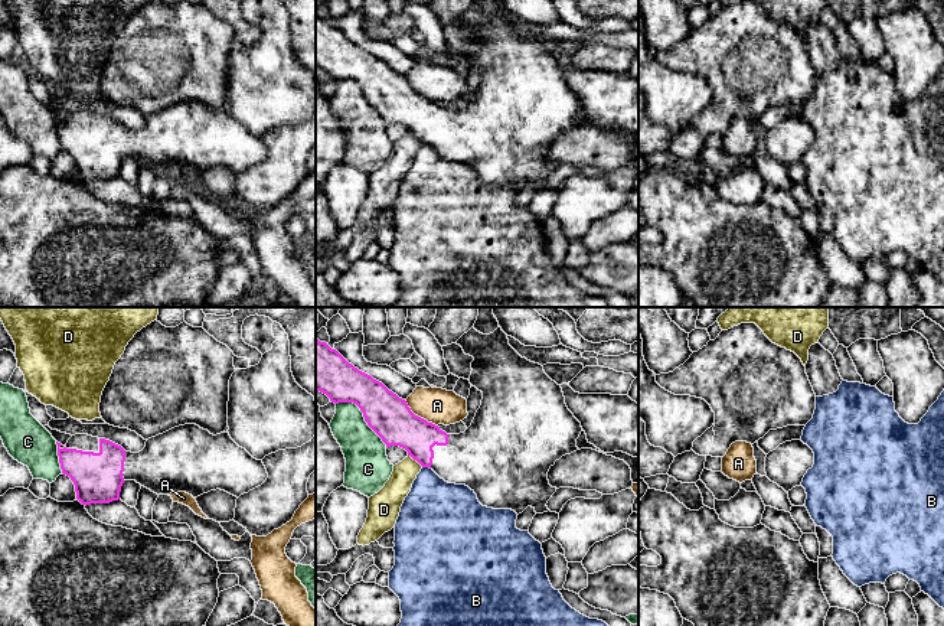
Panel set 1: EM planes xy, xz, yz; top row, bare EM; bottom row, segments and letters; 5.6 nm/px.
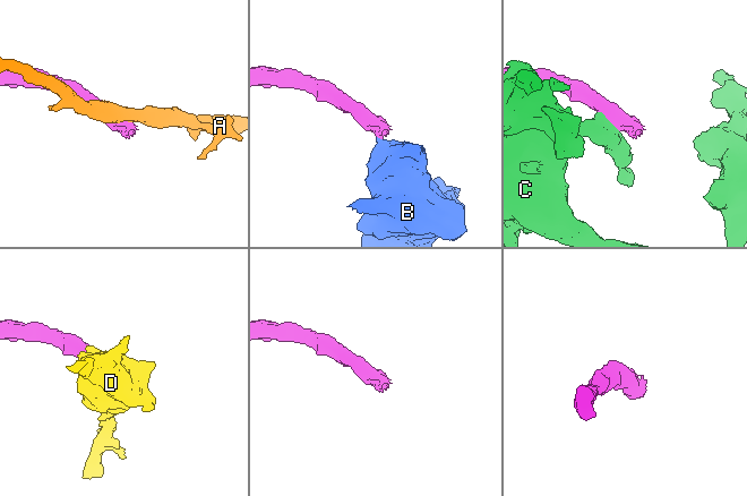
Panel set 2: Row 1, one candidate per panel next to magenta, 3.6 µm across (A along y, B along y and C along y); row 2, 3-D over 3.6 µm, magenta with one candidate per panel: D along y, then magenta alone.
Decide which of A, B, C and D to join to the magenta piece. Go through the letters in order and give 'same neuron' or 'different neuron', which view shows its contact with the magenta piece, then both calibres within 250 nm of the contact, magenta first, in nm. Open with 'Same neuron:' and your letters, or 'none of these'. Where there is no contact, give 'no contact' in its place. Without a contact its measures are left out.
Same neuron: none of these
A: different neuron; meets magenta in xz; 240 nm thick on the magenta side, 200 nm on the other
B: different neuron; meets magenta in xz; 200 nm thick on the magenta side, 340 nm on the other
C: different neuron; meets magenta in xz; 240 nm thick on the magenta side, 240 nm on the other
D: different neuron; meets magenta in xz; 240 nm thick on the magenta side, 150 nm on the other

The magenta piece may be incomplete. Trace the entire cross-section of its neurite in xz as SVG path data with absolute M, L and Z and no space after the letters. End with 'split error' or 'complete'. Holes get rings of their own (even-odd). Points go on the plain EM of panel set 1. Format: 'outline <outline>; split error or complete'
outline M500 3L490 12L471 4L455 20L474 35L468 58L483 69L481 82L464 110L447 111L438 102L415 92L405 76L319 16L316 68L326 71L334 81L356 81L386 124L399 123L445 159L468 163L483 183L512 186L517 192L527 183L536 190L548 189L546 180L556 169L556 164L549 162L548 149L562 133L579 127L576 115L582 108L581 100L565 81L561 62L545 50L542 42L522 35L509 22Z; split error

